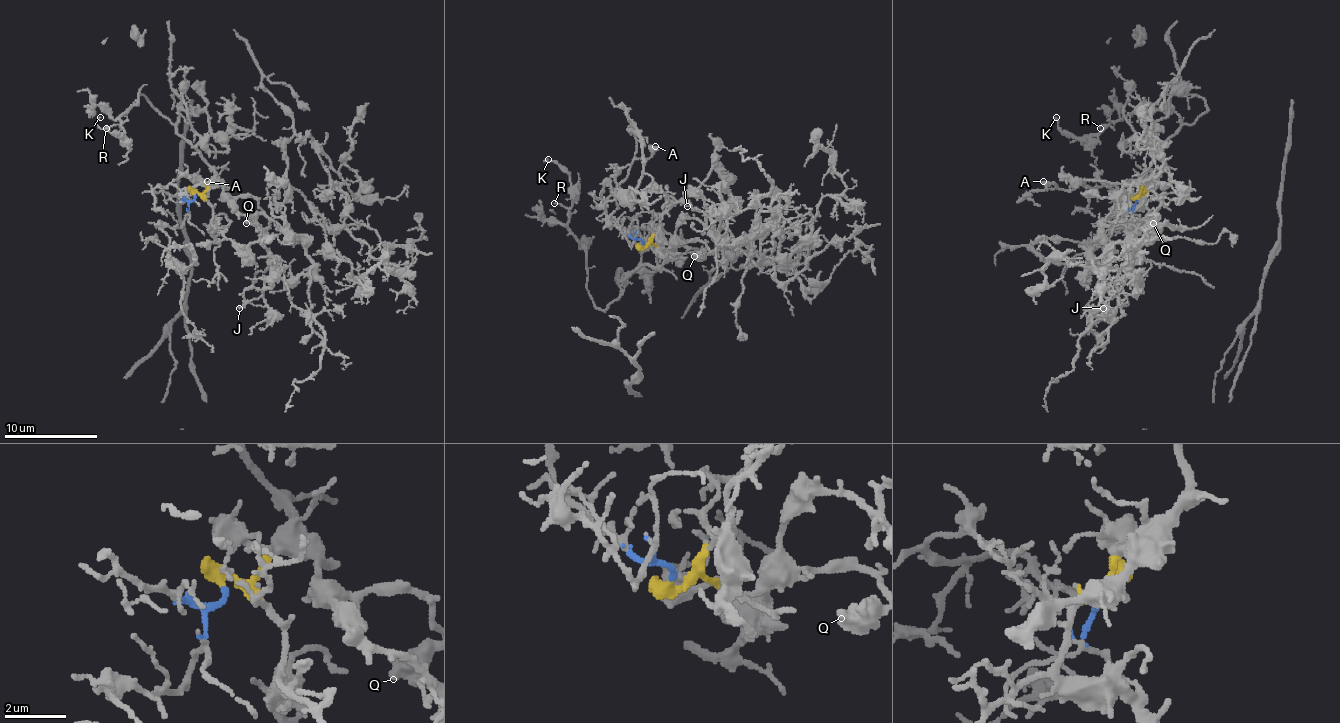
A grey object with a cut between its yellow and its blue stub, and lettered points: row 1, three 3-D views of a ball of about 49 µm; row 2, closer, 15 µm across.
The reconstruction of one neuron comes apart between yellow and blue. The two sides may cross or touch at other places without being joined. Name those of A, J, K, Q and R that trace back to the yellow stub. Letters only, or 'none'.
J, K, Q, R

